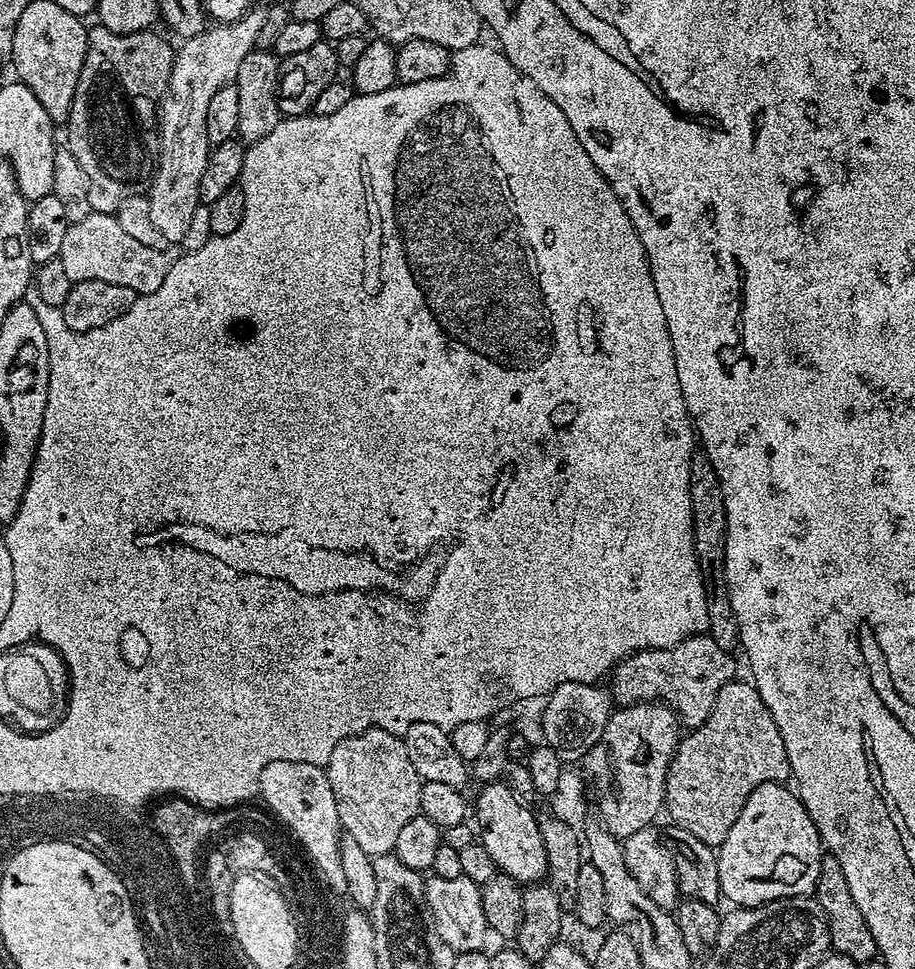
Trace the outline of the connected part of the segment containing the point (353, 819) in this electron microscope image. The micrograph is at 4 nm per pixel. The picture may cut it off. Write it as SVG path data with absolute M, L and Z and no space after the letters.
M368 728L334 746L326 771L334 802L338 802L341 829L356 839L368 856L389 855L396 847L402 826L421 815L422 781L414 766L410 766L403 739L395 732Z

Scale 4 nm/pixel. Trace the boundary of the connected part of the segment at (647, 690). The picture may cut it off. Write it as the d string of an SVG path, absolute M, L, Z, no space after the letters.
M711 634L687 636L672 648L647 648L633 652L620 661L610 673L610 691L617 705L646 704L659 702L667 704L676 712L676 717L685 729L702 726L714 710L714 698L718 690L726 686L737 675L732 652L722 650Z

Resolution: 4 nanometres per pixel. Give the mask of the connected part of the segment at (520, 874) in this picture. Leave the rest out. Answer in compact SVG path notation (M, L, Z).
M507 782L485 784L479 791L476 804L474 800L474 816L476 812L475 823L482 829L478 840L486 846L486 854L490 854L503 875L514 878L521 886L543 881L548 875L548 863L537 813L532 808L522 806L522 802L514 798L514 790L510 790Z

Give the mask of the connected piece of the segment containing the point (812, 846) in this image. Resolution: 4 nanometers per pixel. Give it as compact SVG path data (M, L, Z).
M780 782L758 786L758 790L754 790L754 794L750 794L750 798L746 802L742 814L738 814L738 822L734 822L734 826L730 826L730 834L726 834L726 838L722 843L720 843L718 849L718 878L720 879L720 894L725 901L729 900L729 905L742 908L753 908L759 904L769 904L772 900L788 900L791 896L807 896L815 893L818 874L820 873L820 861L822 859L822 841L820 838L820 831L814 826L814 822L806 810L806 806L801 802L799 795L797 795L791 787L788 787L789 789L784 787L788 786L785 786Z

